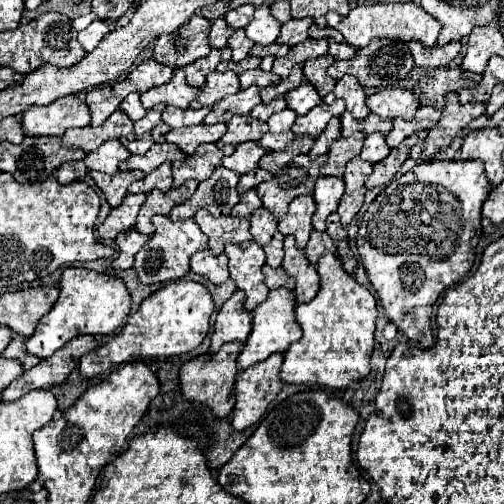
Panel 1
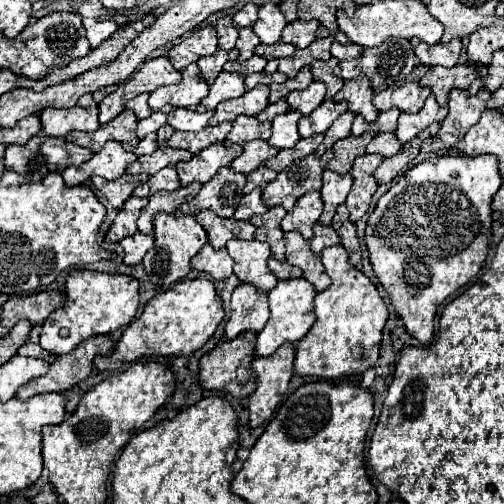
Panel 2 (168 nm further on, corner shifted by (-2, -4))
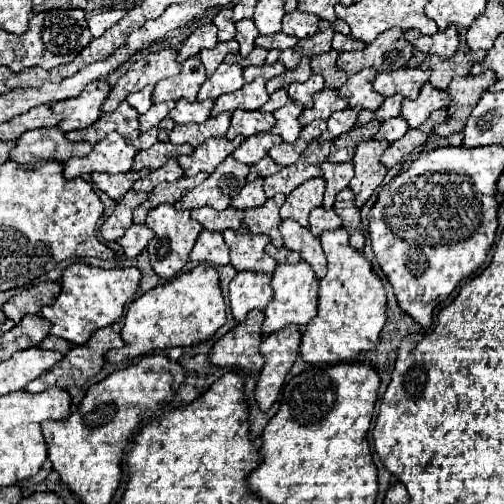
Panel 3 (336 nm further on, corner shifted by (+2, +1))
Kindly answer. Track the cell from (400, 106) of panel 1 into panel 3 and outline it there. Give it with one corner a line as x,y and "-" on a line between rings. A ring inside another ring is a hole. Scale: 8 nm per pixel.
402,67
396,71
378,73
374,81
374,91
378,91
384,97
392,97
400,93
406,99
416,99
420,87
428,79
430,79
430,73
422,71
420,67

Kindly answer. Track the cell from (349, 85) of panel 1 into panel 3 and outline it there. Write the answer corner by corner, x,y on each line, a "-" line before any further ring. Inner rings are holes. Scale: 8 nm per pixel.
364,69
356,75
350,75
344,87
338,91
340,97
348,97
350,107
360,105
362,109
376,111
382,105
384,97
372,89
372,81
376,77
376,69

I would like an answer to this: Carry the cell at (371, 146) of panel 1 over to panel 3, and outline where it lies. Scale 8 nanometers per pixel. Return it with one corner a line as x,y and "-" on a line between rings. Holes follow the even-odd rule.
392,117
392,119
388,119
388,121
384,121
382,125
380,125
380,129
378,129
378,133
374,135
374,139
378,139
378,141
388,141
388,143
394,143
396,139
400,139
400,137
404,137
404,133
408,131
408,123
406,123
406,119
402,119
402,117

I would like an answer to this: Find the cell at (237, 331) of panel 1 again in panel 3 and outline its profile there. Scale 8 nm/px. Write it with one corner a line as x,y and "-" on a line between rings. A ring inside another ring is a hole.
240,271
230,281
230,307
236,321
244,321
248,311
264,309
272,301
272,275
256,271

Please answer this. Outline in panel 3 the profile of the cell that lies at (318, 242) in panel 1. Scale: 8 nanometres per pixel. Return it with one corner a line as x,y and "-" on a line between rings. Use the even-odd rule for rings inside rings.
316,207
310,213
310,231
320,237
322,231
326,229
336,229
342,225
342,219
334,213
334,209
324,209
324,207

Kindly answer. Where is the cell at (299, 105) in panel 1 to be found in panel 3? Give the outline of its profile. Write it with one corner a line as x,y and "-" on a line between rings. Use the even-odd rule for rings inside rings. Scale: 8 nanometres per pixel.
310,75
308,81
304,83
292,83
288,85
288,95
294,101
300,101
304,107
312,107
312,99
318,91
324,89
324,79
322,75

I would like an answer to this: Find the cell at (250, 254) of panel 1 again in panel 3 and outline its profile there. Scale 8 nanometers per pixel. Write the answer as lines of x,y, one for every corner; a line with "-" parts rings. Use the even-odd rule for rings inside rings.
226,229
224,241
230,247
230,263
236,271
274,273
278,263
264,251
264,247
270,243
268,235
254,235

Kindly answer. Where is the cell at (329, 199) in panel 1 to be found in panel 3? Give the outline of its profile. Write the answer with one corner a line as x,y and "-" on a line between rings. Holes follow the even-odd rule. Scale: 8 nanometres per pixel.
322,163
322,175
326,179
326,195
324,195
324,209
332,209
334,197
348,187
350,179
354,177
352,163

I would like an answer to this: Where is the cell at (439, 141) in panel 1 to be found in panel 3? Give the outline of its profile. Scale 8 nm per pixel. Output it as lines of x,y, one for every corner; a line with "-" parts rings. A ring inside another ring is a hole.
484,71
482,75
466,75
466,77
454,77
448,93
452,97
452,103
448,107
448,121
440,127
444,135
452,135
464,129
464,123
468,115
472,113
472,107
478,103
484,91
488,91
498,81
494,71

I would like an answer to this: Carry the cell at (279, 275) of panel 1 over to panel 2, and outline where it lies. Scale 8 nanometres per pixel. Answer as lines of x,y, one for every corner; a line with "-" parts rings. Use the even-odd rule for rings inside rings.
274,258
268,260
268,268
272,270
272,274
274,274
278,280
288,280
288,278
298,278
298,276
302,276
300,268
290,266
288,262
278,262
278,260
274,260

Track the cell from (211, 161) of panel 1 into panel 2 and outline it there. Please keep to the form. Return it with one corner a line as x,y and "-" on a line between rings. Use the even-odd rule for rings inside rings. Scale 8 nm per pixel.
212,144
208,148
204,148
200,154
192,156
190,162
180,162
176,164
178,176
182,186
188,186
190,182
200,182
206,184
208,180
212,180
212,176
222,168
222,166
230,166
232,160
238,156
236,146
226,148
224,144

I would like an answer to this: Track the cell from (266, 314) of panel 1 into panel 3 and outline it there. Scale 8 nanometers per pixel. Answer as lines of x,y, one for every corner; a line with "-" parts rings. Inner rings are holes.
298,261
294,265
280,263
272,277
272,289
274,289
274,299
268,303
268,307
264,311
266,313
266,321
262,325
264,335
280,331
292,323
306,327
306,323
312,317
316,317
316,313
318,313
318,279
306,261

